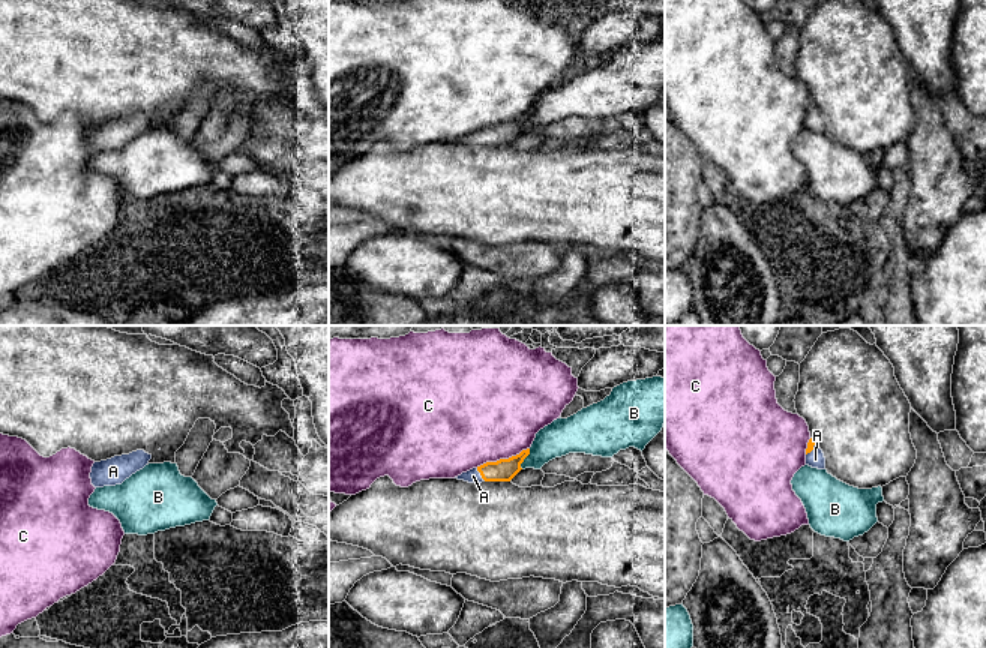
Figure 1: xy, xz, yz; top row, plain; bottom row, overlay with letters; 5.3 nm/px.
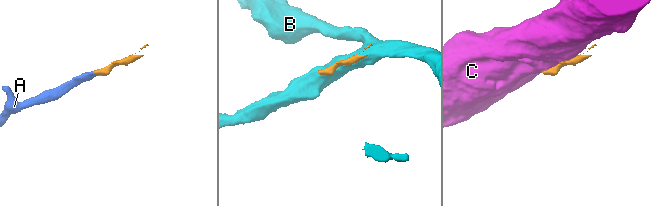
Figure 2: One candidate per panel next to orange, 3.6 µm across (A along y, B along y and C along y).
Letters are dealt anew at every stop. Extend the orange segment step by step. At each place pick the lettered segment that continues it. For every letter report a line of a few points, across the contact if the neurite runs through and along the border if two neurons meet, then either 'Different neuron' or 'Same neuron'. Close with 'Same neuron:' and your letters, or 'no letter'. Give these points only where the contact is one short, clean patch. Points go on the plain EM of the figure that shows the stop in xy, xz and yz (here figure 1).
A: Line: xz (505, 134), (480, 138), (473, 140). Same neuron
B: Different neuron
C: Different neuron
Same neuron: A

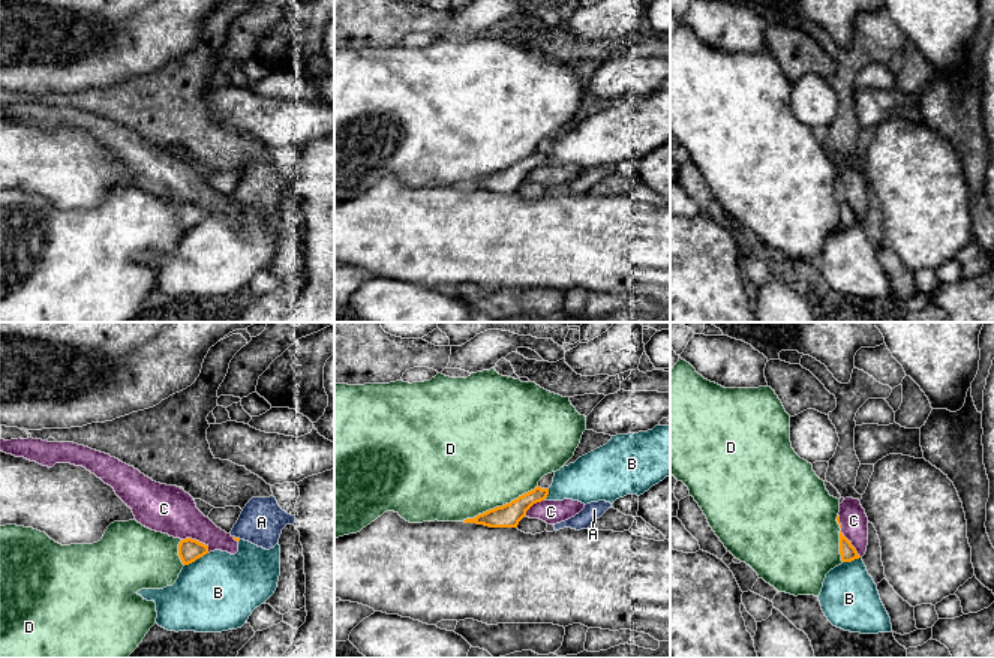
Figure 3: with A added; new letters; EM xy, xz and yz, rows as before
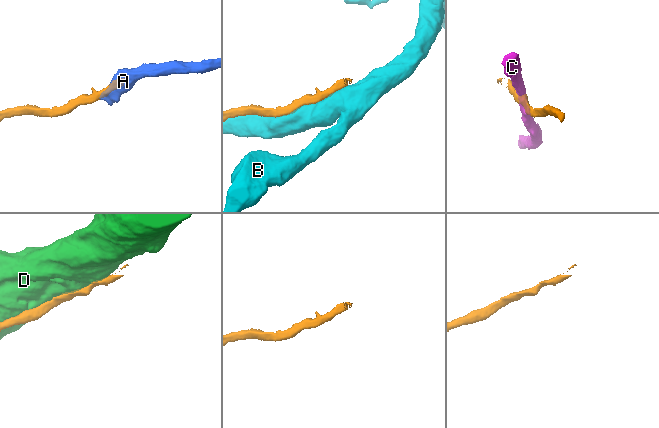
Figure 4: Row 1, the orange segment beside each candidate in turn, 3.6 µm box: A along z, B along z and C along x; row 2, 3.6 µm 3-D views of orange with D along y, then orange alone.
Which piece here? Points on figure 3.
A: Line: xy (234, 200), (240, 203). Different neuron
B: Different neuron
C: Different neuron
D: Different neuron
Same neuron: no letter

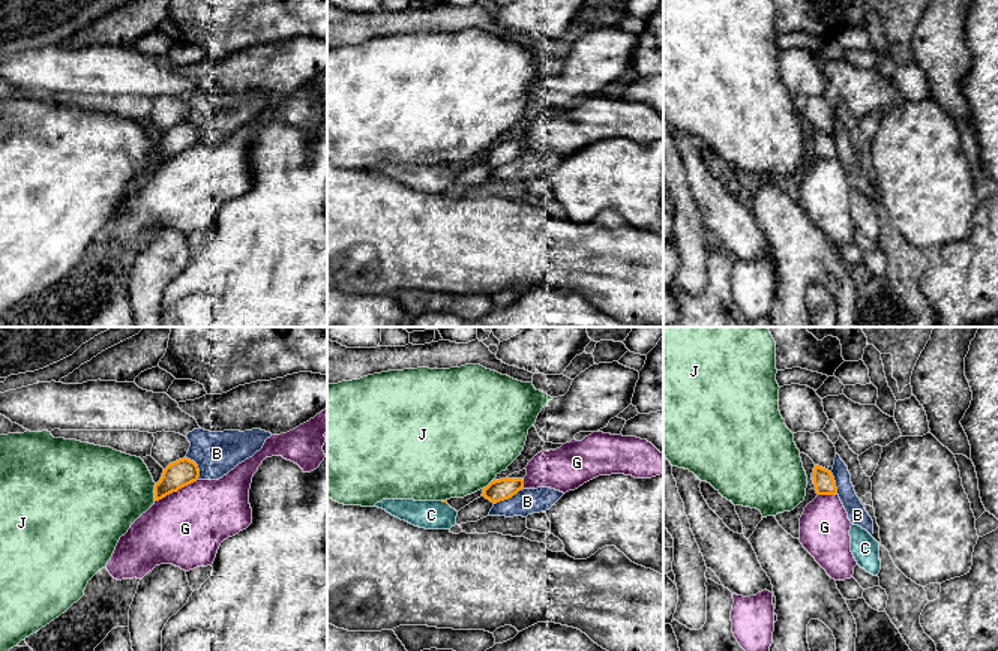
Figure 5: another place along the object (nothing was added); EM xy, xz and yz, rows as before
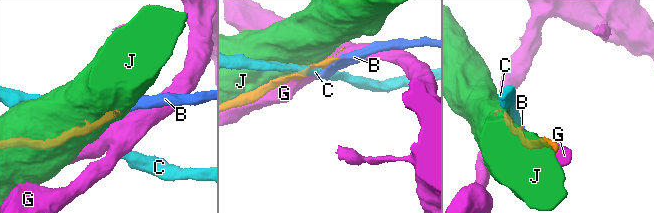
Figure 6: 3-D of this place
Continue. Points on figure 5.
B: Line: xz (523, 153), (494, 168). Different neuron
C: Different neuron
G: Different neuron
J: Different neuron
Same neuron: no letter

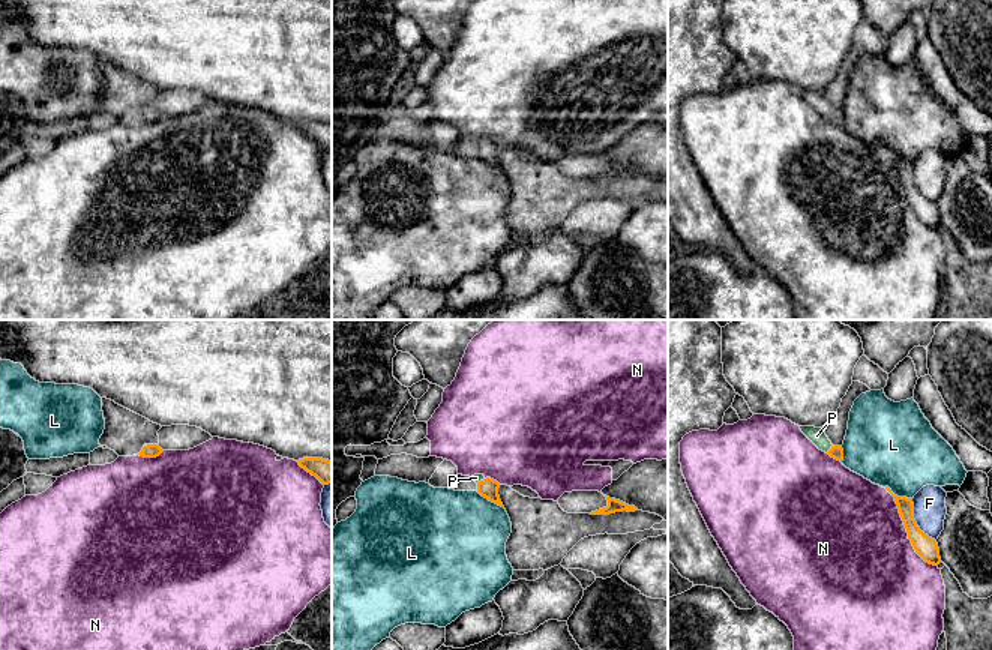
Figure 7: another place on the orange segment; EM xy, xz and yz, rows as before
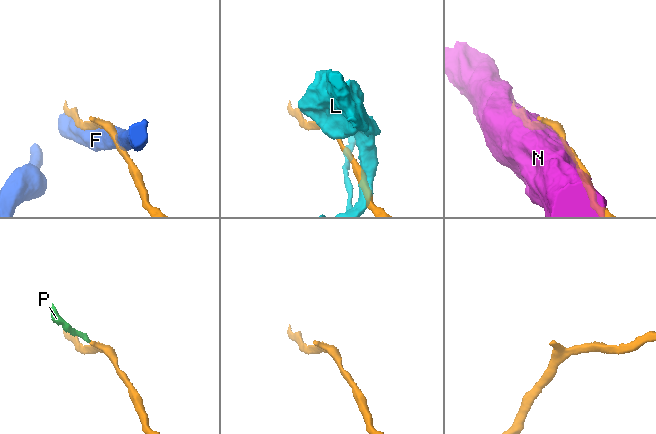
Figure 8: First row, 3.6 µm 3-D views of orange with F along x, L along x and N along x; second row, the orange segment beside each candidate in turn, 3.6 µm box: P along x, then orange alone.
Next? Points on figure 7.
F: Different neuron
L: Different neuron
N: Different neuron
P: Line: yz (836, 116), (830, 113), (817, 99). Same neuron
Same neuron: P

